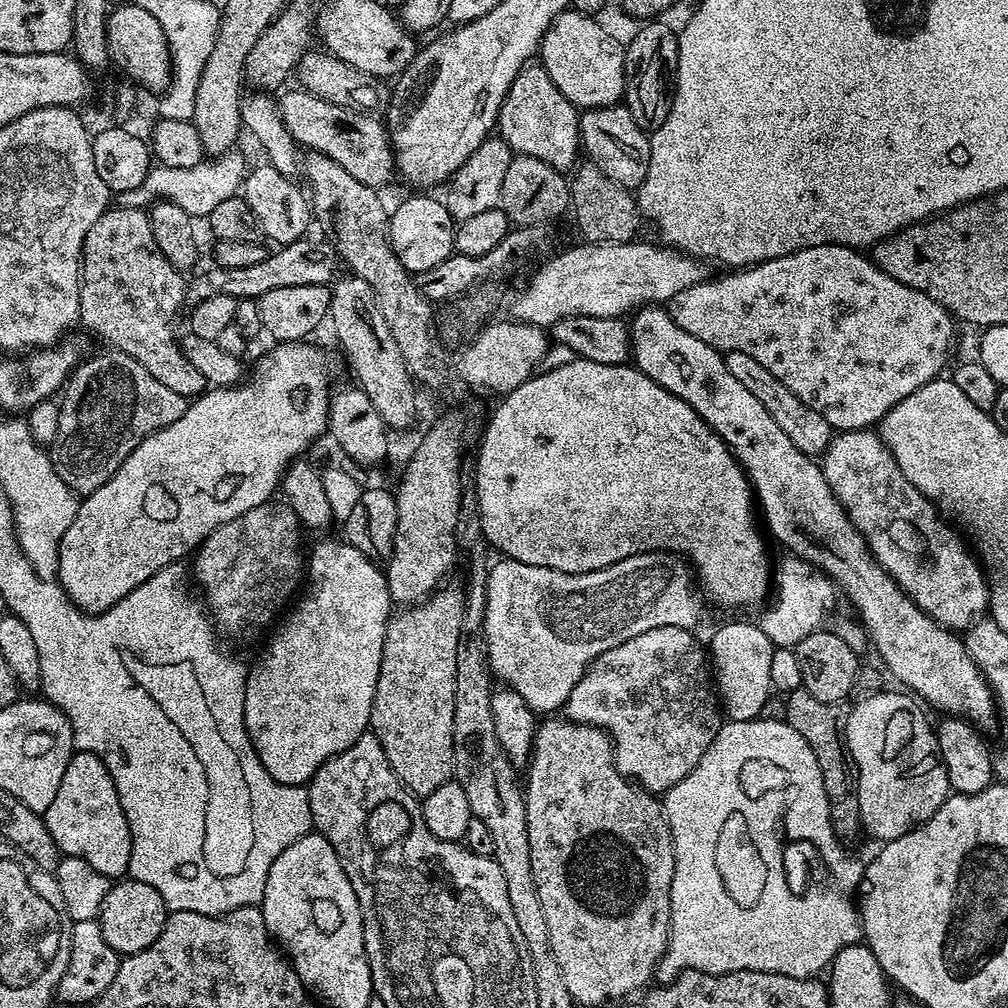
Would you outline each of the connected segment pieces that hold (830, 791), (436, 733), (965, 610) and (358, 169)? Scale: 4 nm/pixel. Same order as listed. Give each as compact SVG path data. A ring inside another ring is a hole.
M803 686L787 693L785 706L788 724L794 726L794 730L806 738L806 742L810 742L810 750L814 750L814 758L818 758L818 766L822 766L822 782L826 782L826 798L834 834L842 842L849 842L856 835L861 835L862 829L856 793L856 770L848 755L848 745L844 742L845 709L840 704L818 702L818 698L814 698L814 694L807 692Z
M441 586L419 604L401 607L388 617L378 686L374 694L371 731L376 733L394 774L417 797L429 796L453 775L454 678L464 613L463 587Z
M861 430L833 435L822 453L822 467L826 482L830 482L830 490L834 490L838 502L852 519L852 524L863 534L876 561L896 579L898 587L926 615L937 620L943 628L967 630L988 612L988 582L977 557L970 551L961 533L941 515L936 505L931 504L909 482L902 470L898 470L898 462L894 462L890 450L875 431Z
M307 90L299 91L288 92L278 100L282 122L297 145L304 150L326 154L326 158L334 158L342 170L347 170L366 186L380 190L383 184L390 183L394 177L394 156L387 127L381 121L379 124L375 115L334 106L334 102L326 102Z

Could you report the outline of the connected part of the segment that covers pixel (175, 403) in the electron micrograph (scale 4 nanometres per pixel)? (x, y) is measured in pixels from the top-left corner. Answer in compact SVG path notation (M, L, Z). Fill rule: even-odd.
M107 351L93 360L85 359L77 367L63 389L64 400L59 401L58 434L51 442L50 455L58 478L62 478L62 482L66 482L66 486L77 494L98 490L98 486L102 486L115 474L118 466L126 462L130 453L147 436L170 426L170 422L178 422L178 418L186 414L190 403L189 397L174 394L174 390L162 386L162 382L158 382L158 378L154 378L146 366L134 362L134 358L125 352Z

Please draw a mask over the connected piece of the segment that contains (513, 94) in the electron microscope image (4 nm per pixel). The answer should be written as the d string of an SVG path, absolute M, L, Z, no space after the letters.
M536 62L529 63L514 78L500 106L498 135L508 143L513 153L533 156L561 170L571 169L577 163L576 152L578 156L582 148L580 143L580 118L576 105L570 103L564 97L562 90L558 90L558 86L554 86L554 82L550 82L550 74L546 74L544 67Z

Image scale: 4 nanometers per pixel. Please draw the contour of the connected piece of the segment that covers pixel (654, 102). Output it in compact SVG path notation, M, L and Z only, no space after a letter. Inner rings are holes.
M648 22L645 28L640 28L632 36L632 41L627 41L624 49L624 99L623 103L630 110L634 122L651 134L656 131L662 122L666 122L666 114L670 114L672 105L672 90L676 86L676 67L678 66L678 32L668 24Z

